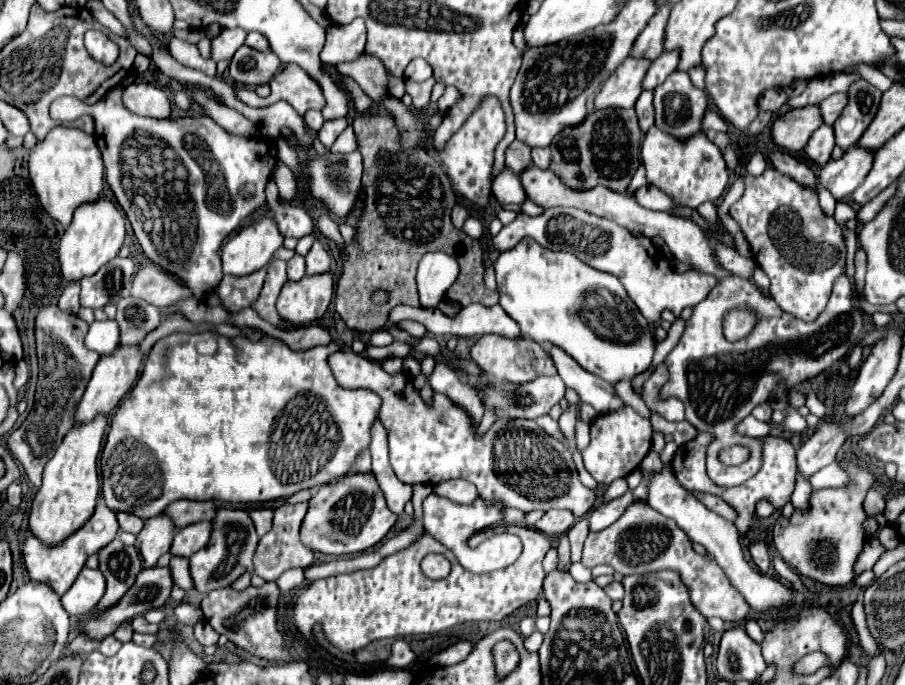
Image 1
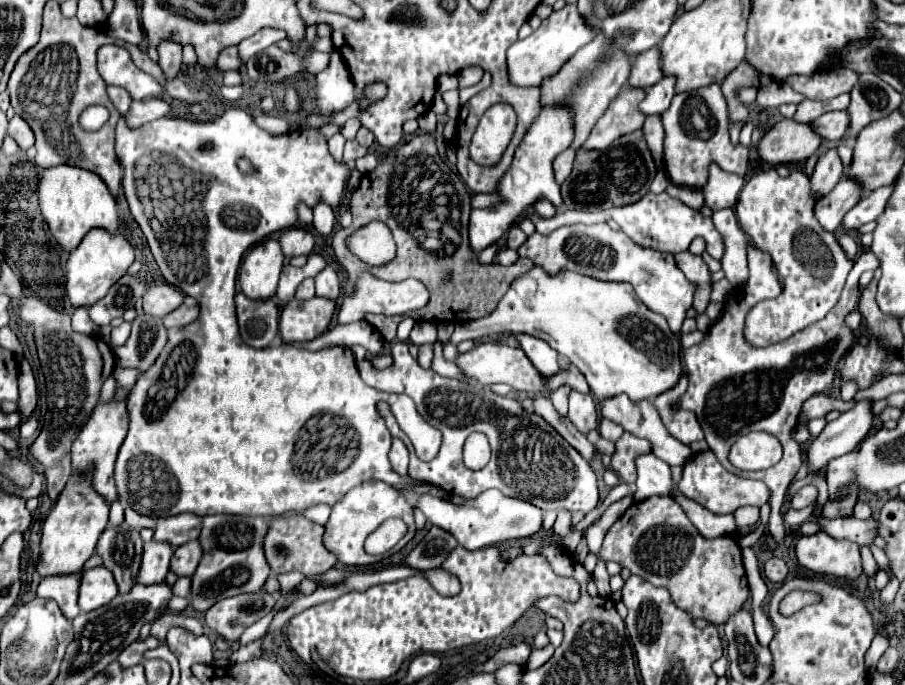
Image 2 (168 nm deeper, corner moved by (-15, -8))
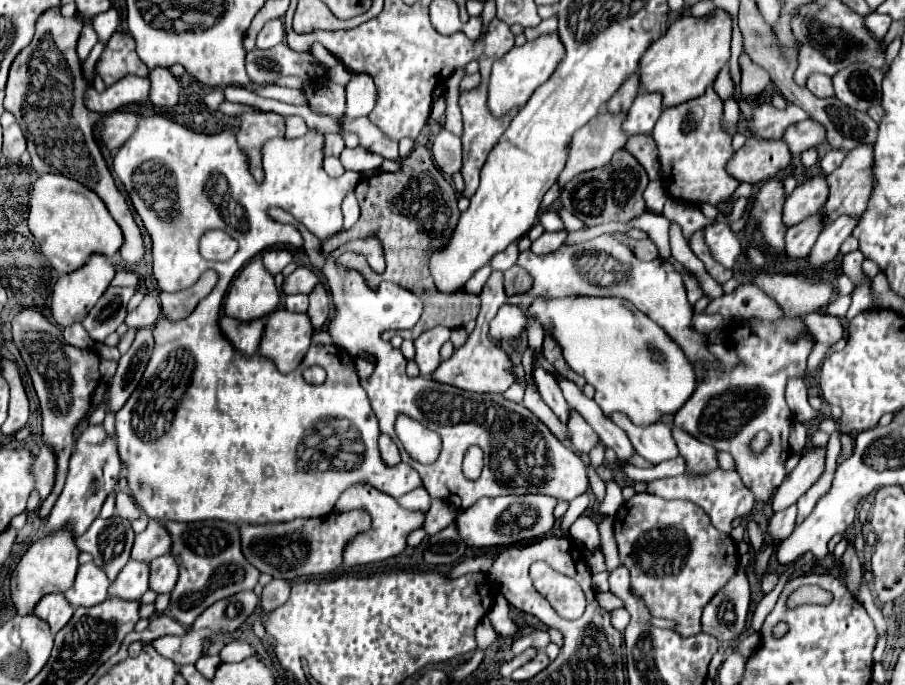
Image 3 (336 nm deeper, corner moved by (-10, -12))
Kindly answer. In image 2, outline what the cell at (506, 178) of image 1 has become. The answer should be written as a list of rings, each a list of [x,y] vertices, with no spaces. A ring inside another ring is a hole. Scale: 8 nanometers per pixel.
[[[547,199],[537,201],[537,203],[535,203],[535,207],[533,207],[533,211],[535,211],[539,217],[553,217],[553,215],[557,213],[557,209],[555,209]]]

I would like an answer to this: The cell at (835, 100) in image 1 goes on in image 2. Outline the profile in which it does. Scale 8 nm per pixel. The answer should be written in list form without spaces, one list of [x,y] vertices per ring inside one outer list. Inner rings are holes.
[[[831,111],[811,123],[815,133],[819,133],[825,141],[841,141],[849,127],[849,113],[847,111]]]

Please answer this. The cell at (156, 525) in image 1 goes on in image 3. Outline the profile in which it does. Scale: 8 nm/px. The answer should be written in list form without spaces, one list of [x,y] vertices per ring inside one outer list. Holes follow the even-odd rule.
[[[130,559],[126,567],[118,573],[116,581],[110,585],[110,595],[122,599],[140,599],[148,589],[150,565],[144,561]]]

